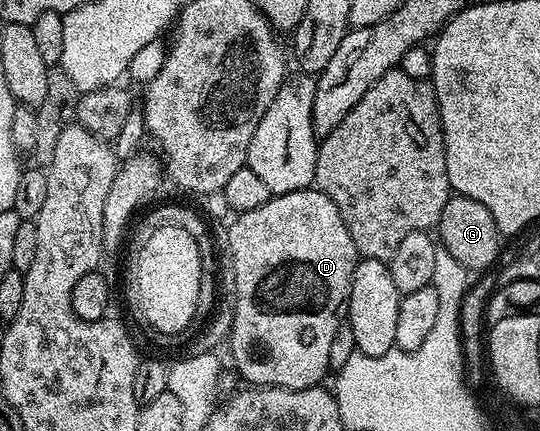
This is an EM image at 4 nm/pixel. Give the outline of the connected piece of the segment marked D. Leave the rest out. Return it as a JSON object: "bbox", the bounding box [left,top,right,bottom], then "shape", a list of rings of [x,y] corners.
{"bbox":[226,187,360,389],"shape":[[[311,187],[271,196],[270,201],[264,203],[264,207],[256,207],[256,211],[239,213],[233,220],[230,230],[226,233],[226,241],[230,244],[230,257],[234,260],[232,272],[236,279],[235,309],[232,312],[228,348],[230,347],[230,357],[234,360],[239,375],[246,380],[243,382],[254,387],[275,385],[281,389],[307,389],[313,385],[322,385],[324,381],[322,376],[330,369],[328,351],[332,338],[336,336],[336,331],[344,324],[344,318],[347,316],[352,275],[360,260],[356,247],[352,243],[352,235],[348,235],[348,227],[344,227],[344,219],[340,211],[336,211],[336,203],[332,203],[332,199],[328,199],[328,195],[321,193],[318,188]]]}

